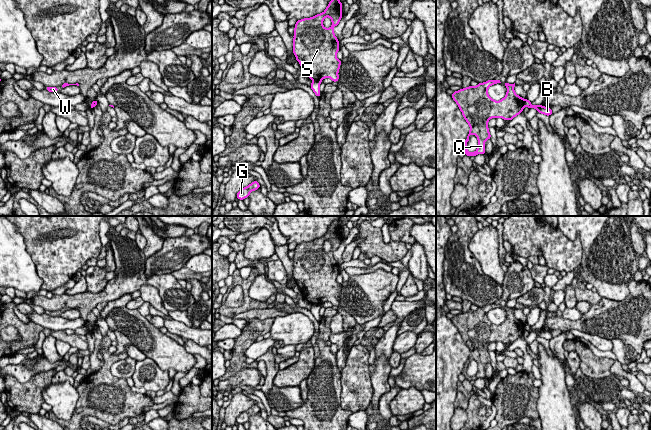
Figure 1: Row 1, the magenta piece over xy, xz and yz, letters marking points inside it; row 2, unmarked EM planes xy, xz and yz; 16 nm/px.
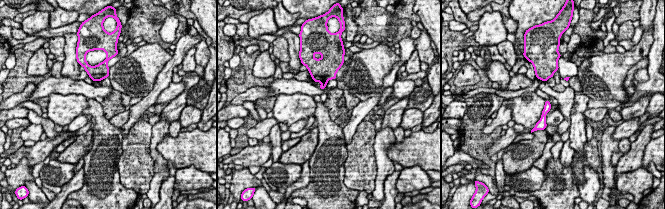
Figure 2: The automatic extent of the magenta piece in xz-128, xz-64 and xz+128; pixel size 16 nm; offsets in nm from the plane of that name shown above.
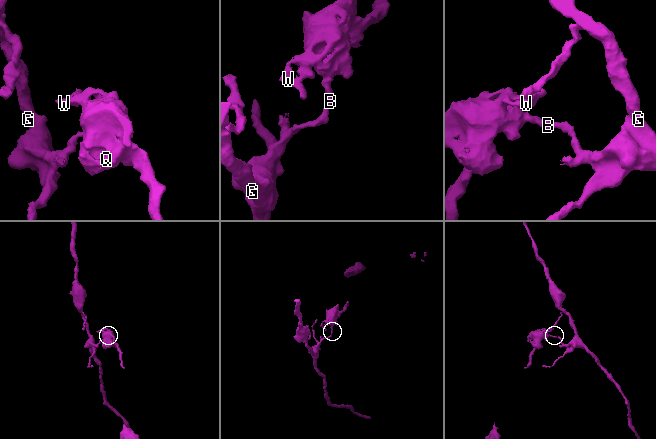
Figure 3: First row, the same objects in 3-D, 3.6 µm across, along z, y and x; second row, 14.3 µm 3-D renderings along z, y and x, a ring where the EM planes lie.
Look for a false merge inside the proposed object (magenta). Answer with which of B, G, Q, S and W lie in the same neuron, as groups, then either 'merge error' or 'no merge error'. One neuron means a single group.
groups B G / Q S W; merge error

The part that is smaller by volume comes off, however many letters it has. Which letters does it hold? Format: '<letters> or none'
Q, S, W

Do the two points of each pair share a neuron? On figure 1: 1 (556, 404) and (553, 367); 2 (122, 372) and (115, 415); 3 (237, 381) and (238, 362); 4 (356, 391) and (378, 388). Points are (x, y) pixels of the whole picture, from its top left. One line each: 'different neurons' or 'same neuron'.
1: same neuron
2: different neurons
3: different neurons
4: different neurons

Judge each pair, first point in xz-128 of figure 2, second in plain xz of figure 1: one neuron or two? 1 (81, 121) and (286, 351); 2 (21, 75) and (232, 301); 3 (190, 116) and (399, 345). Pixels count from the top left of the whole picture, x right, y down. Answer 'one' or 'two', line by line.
1: one
2: two
3: one

